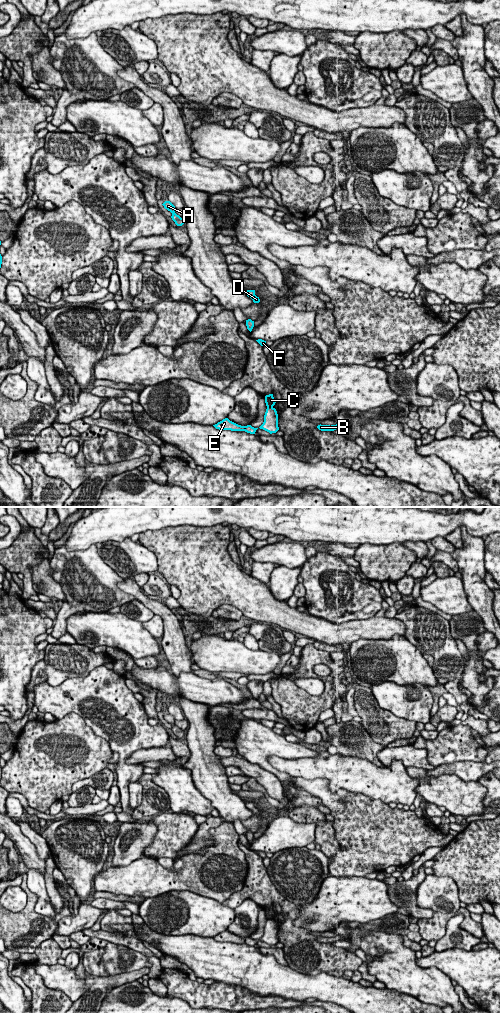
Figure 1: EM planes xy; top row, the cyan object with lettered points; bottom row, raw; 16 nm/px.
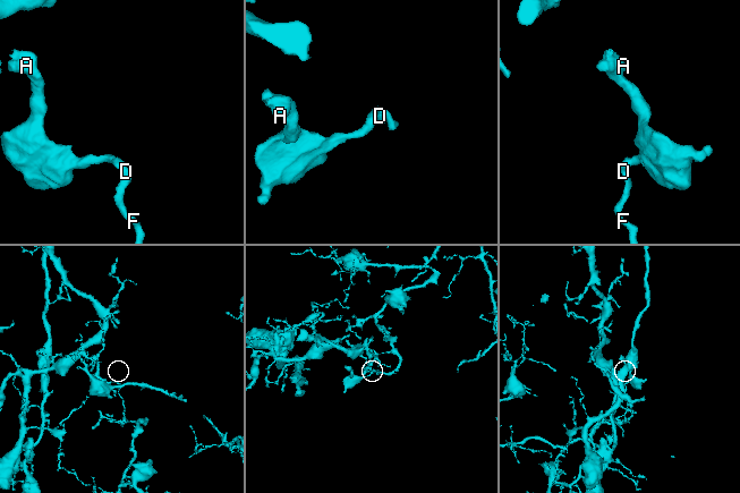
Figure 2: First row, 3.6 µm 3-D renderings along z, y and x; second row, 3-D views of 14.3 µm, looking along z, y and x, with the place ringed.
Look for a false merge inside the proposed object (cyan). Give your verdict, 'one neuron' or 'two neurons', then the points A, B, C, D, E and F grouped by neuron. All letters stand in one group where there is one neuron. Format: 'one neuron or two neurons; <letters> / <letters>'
two neurons; A C D F / B E

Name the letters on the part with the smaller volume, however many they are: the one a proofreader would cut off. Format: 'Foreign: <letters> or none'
Foreign: A, C, D, F

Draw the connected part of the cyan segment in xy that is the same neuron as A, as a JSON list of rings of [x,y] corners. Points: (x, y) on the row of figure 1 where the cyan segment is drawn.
[[[165,201],[162,205],[165,209],[172,213],[171,218],[177,226],[182,226],[184,224],[184,219],[175,213],[176,208],[170,201]]]

